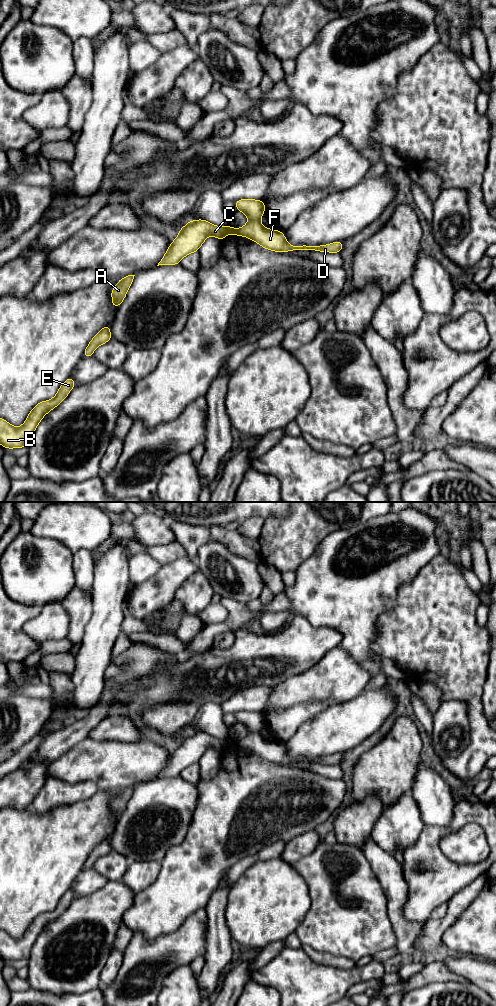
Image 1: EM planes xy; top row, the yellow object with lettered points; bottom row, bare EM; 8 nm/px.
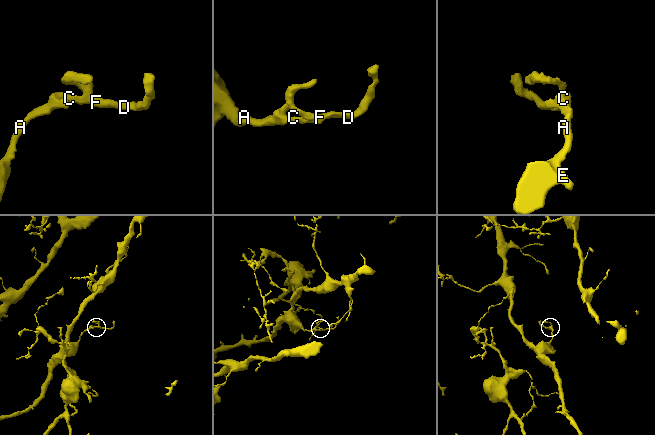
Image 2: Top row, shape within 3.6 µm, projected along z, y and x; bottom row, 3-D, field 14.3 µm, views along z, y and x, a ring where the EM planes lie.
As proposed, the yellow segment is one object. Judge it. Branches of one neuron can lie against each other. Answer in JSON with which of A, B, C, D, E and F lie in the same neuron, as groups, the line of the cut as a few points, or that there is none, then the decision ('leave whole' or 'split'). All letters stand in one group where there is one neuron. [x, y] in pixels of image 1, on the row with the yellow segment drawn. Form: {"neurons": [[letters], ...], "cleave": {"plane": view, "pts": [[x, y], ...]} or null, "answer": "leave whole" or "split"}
{"neurons": [["A", "B", "C", "D", "E", "F"]], "cleave": null, "answer": "leave whole"}

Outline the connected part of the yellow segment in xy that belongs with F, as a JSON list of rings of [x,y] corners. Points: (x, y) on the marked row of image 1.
[[[242,199],[234,203],[237,211],[243,212],[248,217],[249,221],[246,225],[236,229],[229,225],[215,226],[203,219],[190,221],[179,230],[179,235],[170,244],[157,266],[179,264],[183,257],[198,251],[208,236],[215,236],[222,241],[229,233],[248,237],[265,249],[276,252],[311,250],[339,253],[343,248],[343,241],[320,246],[292,246],[286,241],[282,231],[267,229],[260,223],[265,212],[265,203],[262,200]]]

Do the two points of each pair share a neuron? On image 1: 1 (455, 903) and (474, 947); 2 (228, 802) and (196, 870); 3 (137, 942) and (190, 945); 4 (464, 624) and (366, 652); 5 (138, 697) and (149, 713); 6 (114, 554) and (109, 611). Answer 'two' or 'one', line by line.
1: two
2: one
3: one
4: two
5: two
6: one

